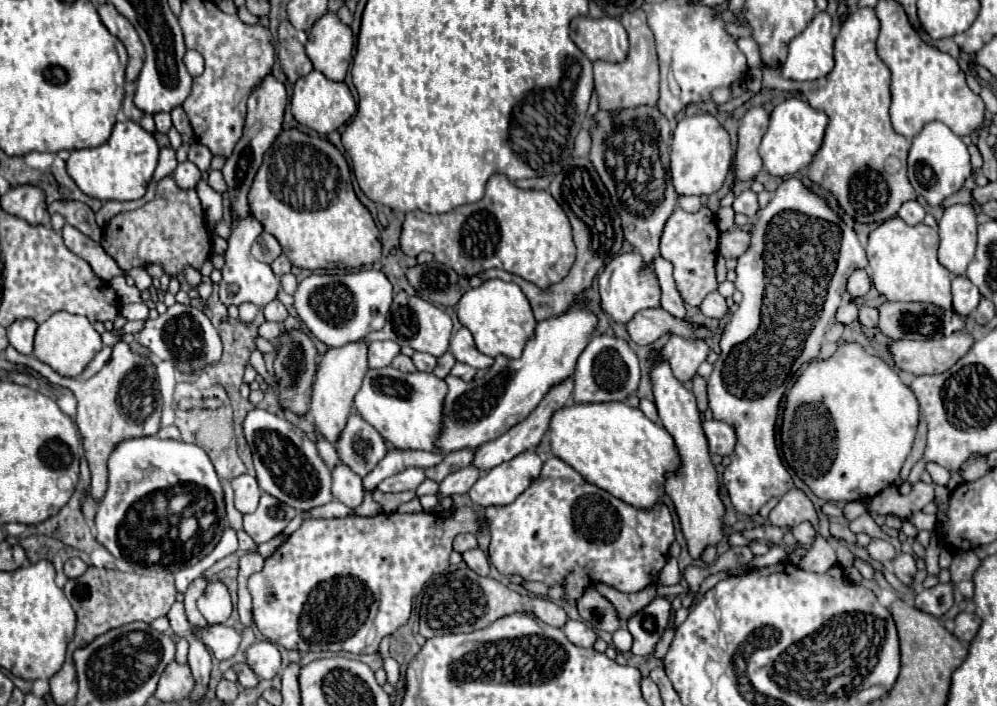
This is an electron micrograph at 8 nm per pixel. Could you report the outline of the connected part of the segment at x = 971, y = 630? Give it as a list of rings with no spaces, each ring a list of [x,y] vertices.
[[[961,611],[957,617],[955,617],[955,631],[953,635],[961,641],[971,641],[975,637],[975,633],[979,631],[979,625],[981,625],[981,619],[975,615],[975,613],[967,613],[967,611]]]

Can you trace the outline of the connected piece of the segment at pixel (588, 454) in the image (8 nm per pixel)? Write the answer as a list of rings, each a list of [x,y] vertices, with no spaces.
[[[583,403],[559,409],[551,419],[551,449],[553,453],[569,463],[577,473],[583,475],[585,481],[605,489],[617,499],[637,507],[651,509],[665,495],[665,473],[669,469],[677,469],[677,449],[673,449],[673,437],[665,433],[665,427],[649,421],[641,409],[629,407],[627,403]]]

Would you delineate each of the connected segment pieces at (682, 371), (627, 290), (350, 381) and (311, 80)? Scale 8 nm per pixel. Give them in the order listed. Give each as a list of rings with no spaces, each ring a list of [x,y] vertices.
[[[671,335],[669,341],[659,351],[659,361],[667,361],[671,365],[673,375],[687,383],[697,373],[697,367],[707,359],[709,347],[705,341],[687,341],[677,335]]]
[[[637,251],[621,253],[605,265],[605,271],[599,275],[599,293],[603,311],[615,321],[627,325],[637,311],[649,307],[661,307],[661,287],[653,273],[653,267],[643,261]]]
[[[355,341],[343,347],[333,347],[321,355],[321,361],[317,363],[317,377],[313,381],[313,397],[311,397],[309,413],[315,421],[317,431],[325,435],[325,439],[335,441],[339,433],[343,431],[345,421],[353,407],[353,397],[359,391],[367,369],[369,365],[367,365],[367,343],[365,341]]]
[[[311,71],[309,75],[301,77],[295,83],[293,95],[291,95],[291,111],[293,111],[293,117],[301,125],[317,131],[319,135],[329,135],[353,117],[353,113],[357,111],[357,105],[345,83],[335,83],[335,81],[327,79],[323,73]]]

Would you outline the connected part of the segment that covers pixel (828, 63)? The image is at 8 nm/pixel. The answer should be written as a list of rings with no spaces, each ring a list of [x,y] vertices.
[[[821,11],[807,29],[789,45],[789,55],[781,67],[785,79],[813,81],[825,77],[833,69],[833,37],[831,15]]]

